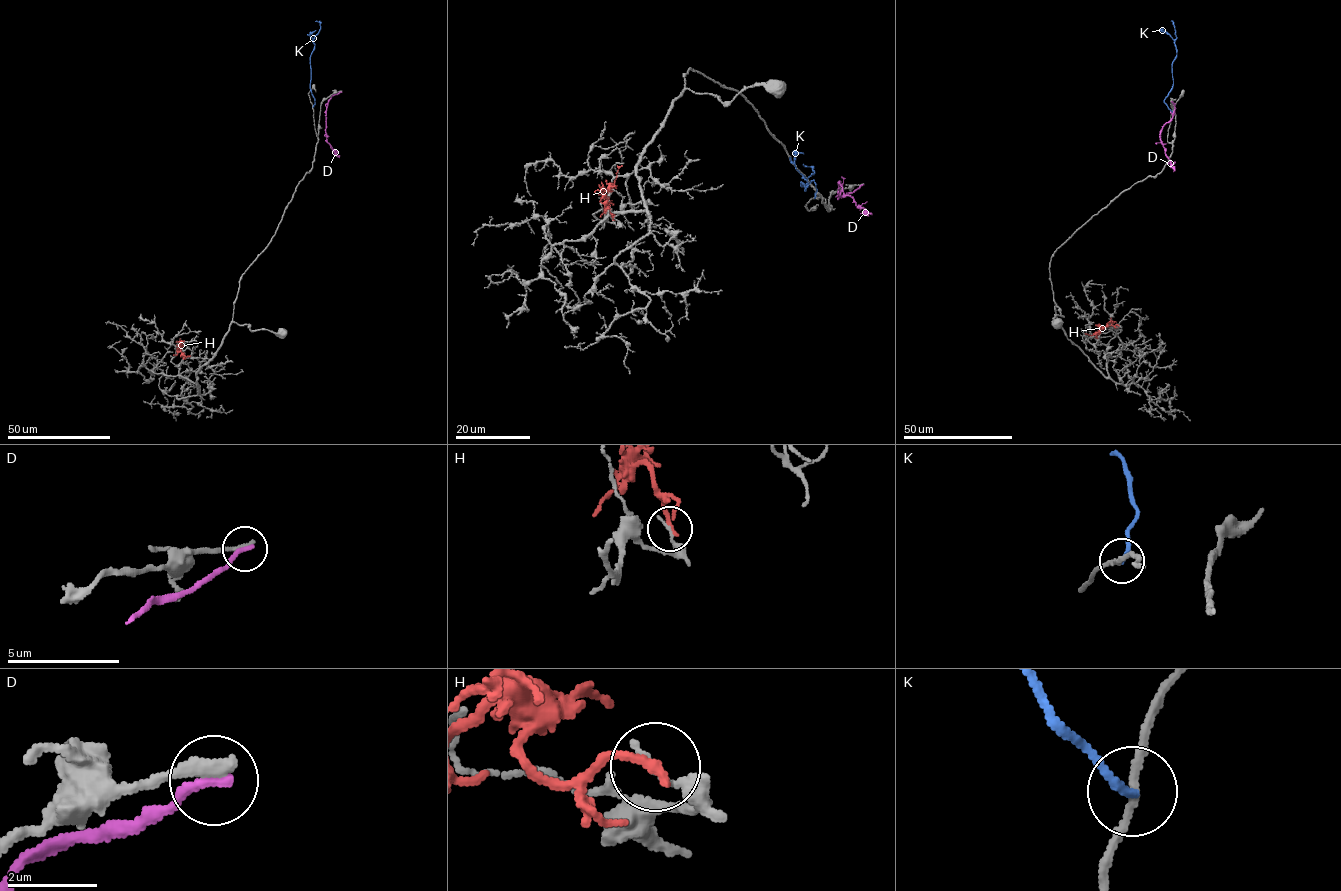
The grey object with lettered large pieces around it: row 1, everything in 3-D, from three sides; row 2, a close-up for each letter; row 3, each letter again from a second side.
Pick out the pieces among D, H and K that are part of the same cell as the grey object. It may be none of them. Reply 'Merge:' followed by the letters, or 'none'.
Merge: none

